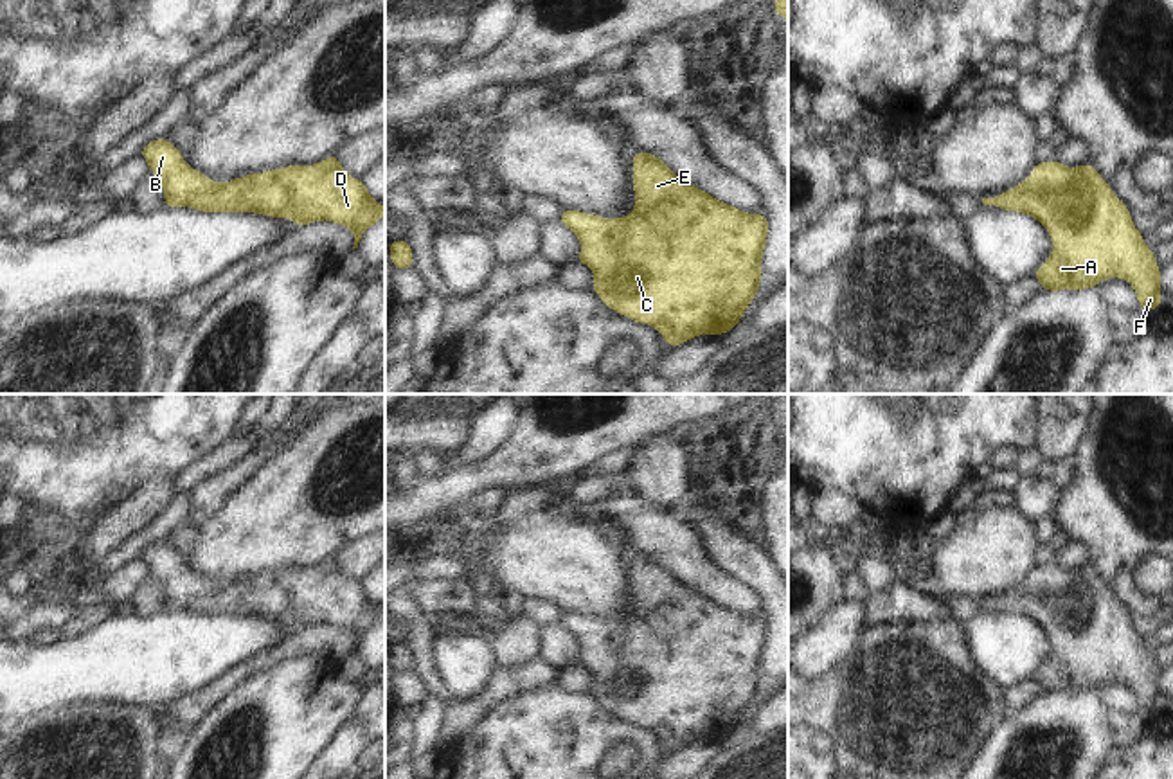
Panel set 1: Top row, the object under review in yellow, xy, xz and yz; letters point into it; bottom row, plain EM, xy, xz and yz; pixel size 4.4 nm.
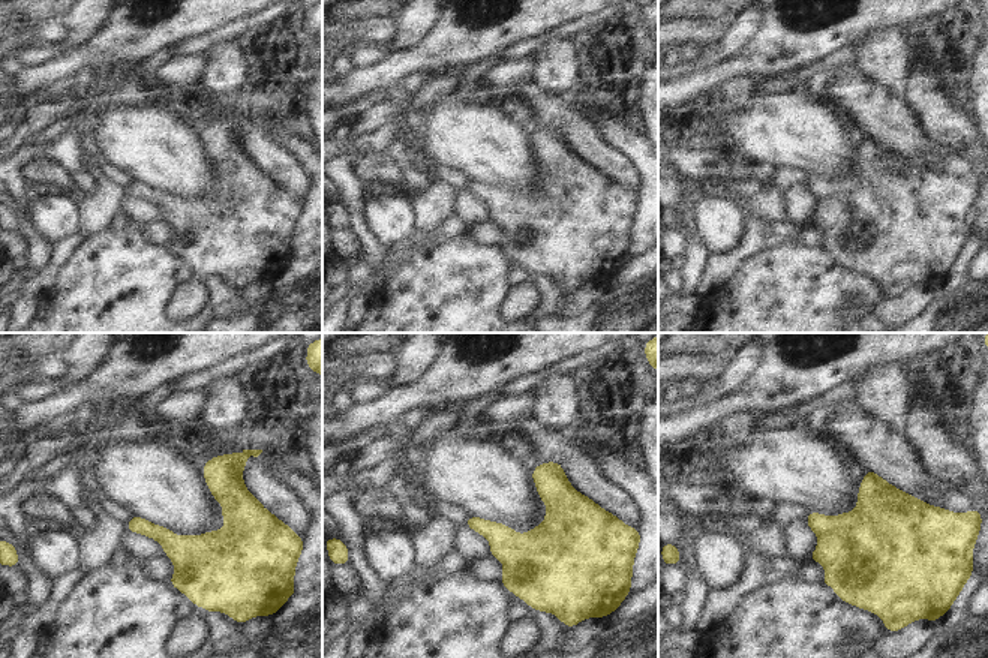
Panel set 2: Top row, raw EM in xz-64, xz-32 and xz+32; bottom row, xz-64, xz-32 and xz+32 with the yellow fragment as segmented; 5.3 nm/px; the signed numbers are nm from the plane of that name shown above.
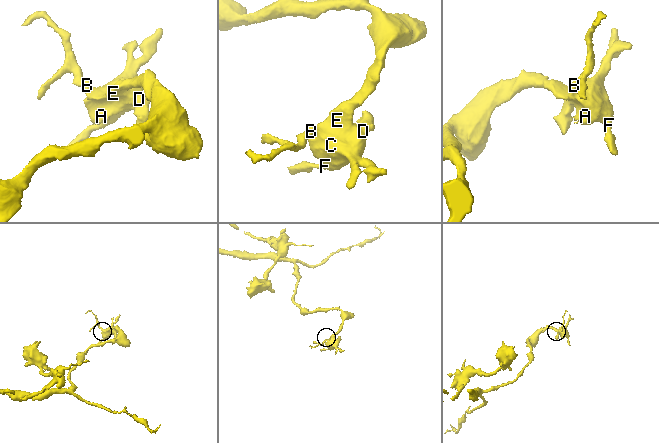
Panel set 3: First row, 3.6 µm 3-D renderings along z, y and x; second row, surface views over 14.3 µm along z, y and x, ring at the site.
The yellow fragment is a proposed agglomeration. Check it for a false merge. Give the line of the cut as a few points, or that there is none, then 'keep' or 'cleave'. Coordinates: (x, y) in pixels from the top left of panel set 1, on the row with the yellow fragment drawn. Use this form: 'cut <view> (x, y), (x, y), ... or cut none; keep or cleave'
cut none; keep

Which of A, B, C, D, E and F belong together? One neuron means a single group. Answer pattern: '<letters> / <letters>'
A B C D E F

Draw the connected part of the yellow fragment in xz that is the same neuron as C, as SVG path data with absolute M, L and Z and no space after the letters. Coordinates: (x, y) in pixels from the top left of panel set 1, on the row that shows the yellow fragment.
M639 151L630 162L635 207L628 216L606 219L565 209L558 218L581 241L576 261L594 272L592 290L615 313L658 329L671 347L698 335L729 333L759 293L768 214L747 214L718 201L682 182L653 153Z

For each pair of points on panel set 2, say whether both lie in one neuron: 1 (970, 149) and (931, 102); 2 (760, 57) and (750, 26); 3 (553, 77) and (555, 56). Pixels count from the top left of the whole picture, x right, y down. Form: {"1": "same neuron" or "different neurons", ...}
{"1": "same neuron", "2": "different neurons", "3": "same neuron"}

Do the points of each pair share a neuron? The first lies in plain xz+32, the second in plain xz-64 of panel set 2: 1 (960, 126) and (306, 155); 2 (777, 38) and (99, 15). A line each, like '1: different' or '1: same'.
1: same
2: different

